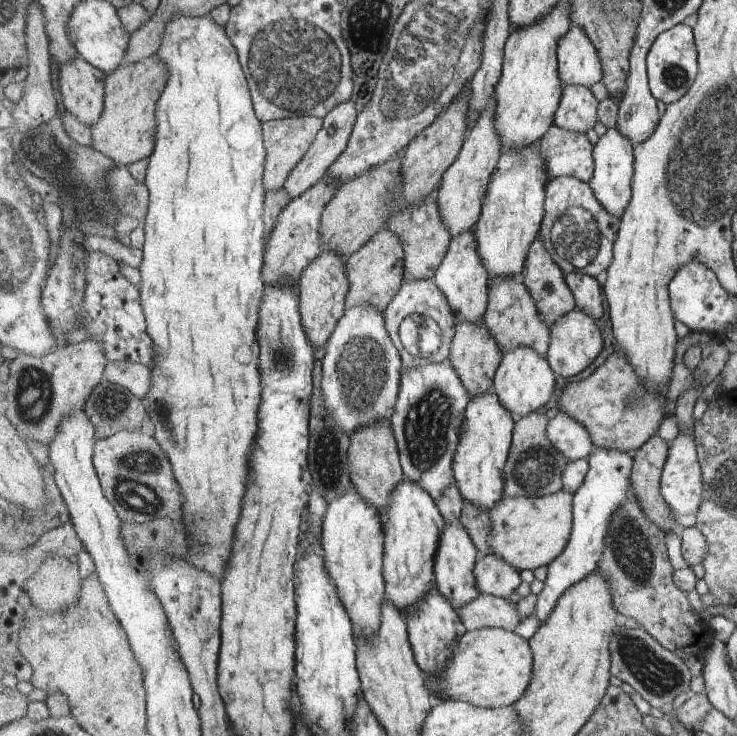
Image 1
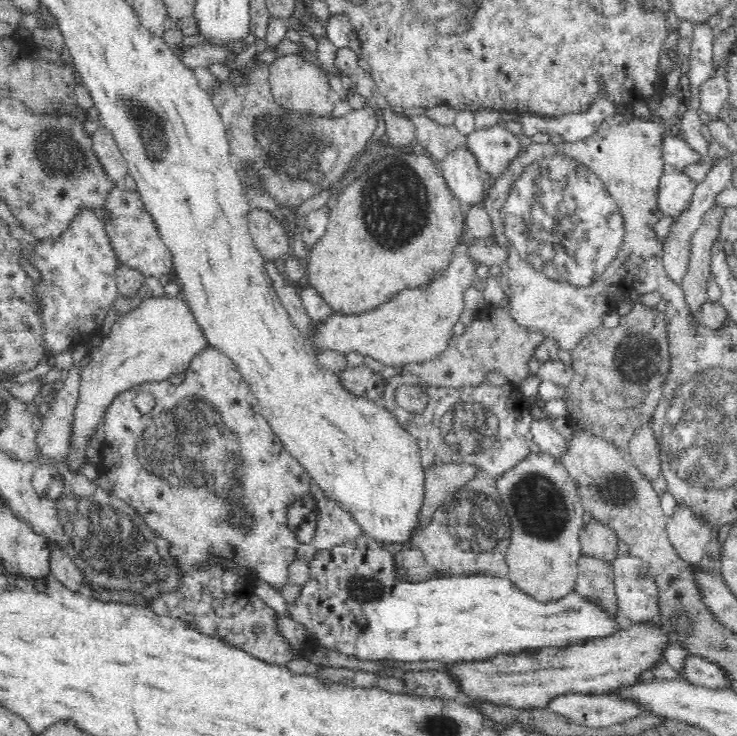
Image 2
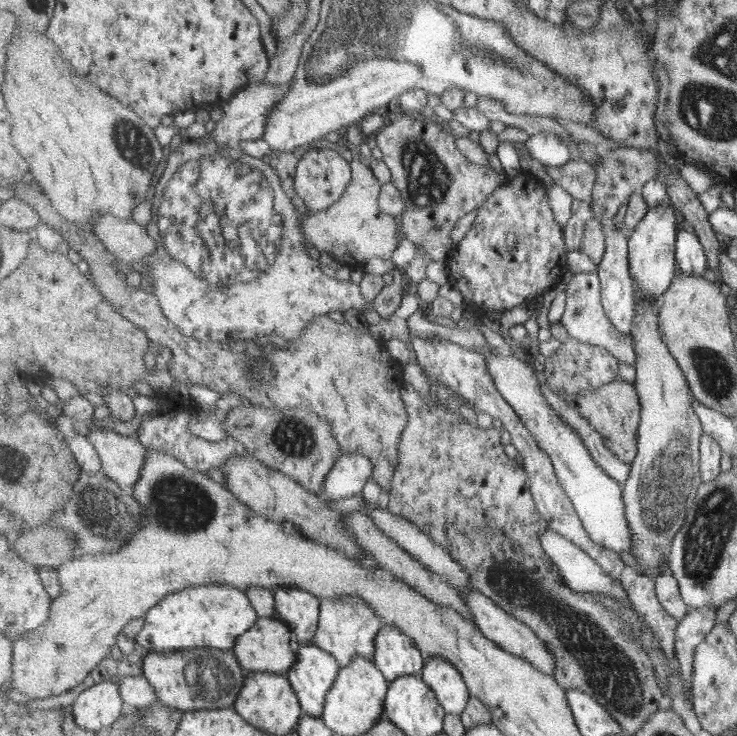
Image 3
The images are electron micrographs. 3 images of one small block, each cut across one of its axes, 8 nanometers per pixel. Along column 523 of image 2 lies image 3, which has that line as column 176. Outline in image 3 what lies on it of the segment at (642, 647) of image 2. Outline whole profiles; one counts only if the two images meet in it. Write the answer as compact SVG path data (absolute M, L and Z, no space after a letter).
M191 647L174 653L144 653L141 669L155 688L158 702L184 712L233 707L248 677L232 649L225 652L213 647Z

